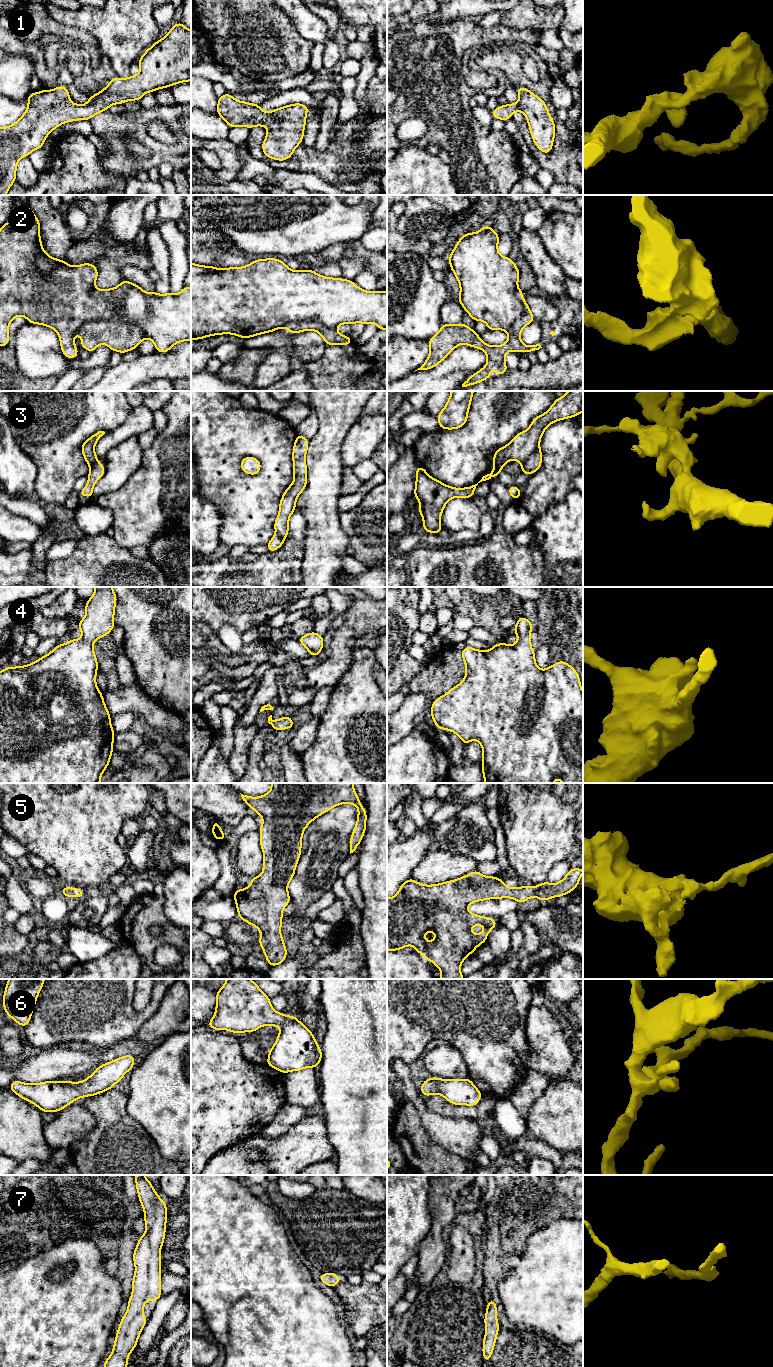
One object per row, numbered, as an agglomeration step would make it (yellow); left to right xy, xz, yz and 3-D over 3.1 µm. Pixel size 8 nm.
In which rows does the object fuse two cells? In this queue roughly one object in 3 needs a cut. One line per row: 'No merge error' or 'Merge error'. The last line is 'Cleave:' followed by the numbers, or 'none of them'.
1: No merge error
2: Merge error
3: No merge error
4: No merge error
5: No merge error
6: No merge error
7: No merge error
Cleave: 2

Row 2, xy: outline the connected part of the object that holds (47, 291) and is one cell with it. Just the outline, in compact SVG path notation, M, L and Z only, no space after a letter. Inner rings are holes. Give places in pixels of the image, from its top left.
M28 205L23 207L17 215L15 215L10 221L8 221L0 228L0 347L5 347L8 345L9 324L17 316L26 317L28 322L31 324L40 324L54 329L59 336L61 351L68 359L78 357L78 350L74 346L74 334L77 332L79 328L83 327L86 323L90 321L96 319L112 318L114 316L124 318L136 324L140 328L140 330L145 334L145 336L153 341L156 351L160 353L168 352L171 349L171 347L178 342L191 341L191 287L185 286L179 294L172 294L171 292L168 292L165 295L160 295L156 291L149 294L145 292L143 289L141 289L139 285L133 284L121 298L122 305L118 308L115 305L116 300L114 298L96 297L92 294L93 291L98 290L98 288L95 287L95 281L97 277L98 270L97 267L93 264L83 263L78 266L70 266L65 260L58 260L48 255L42 247L42 242L40 238L40 222L38 218Z

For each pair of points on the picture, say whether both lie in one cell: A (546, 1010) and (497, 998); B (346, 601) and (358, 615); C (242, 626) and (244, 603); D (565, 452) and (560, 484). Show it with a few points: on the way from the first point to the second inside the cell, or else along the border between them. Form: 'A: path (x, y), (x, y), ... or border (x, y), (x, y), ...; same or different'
A: border (531, 1005), (527, 1011), (525, 1029); different
B: border (351, 597), (351, 605), (344, 612); different
C: path (243, 620), (244, 609); same
D: path (564, 460), (560, 476); same

